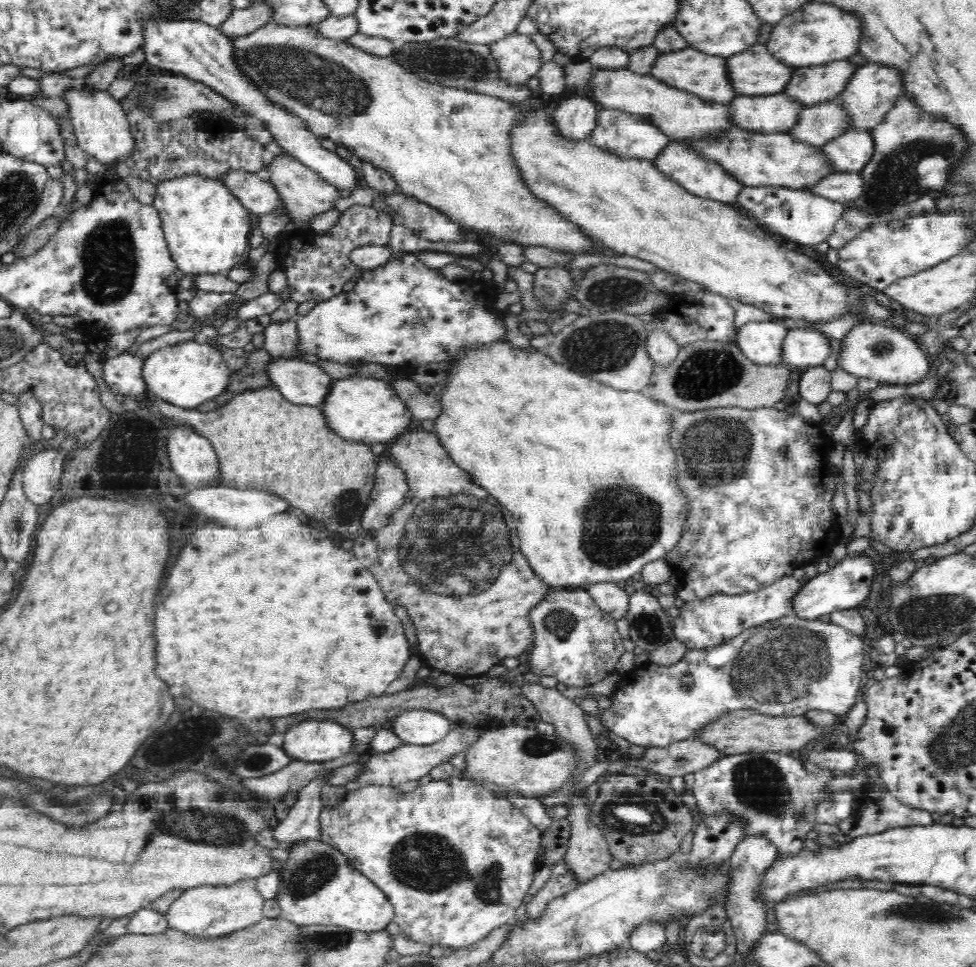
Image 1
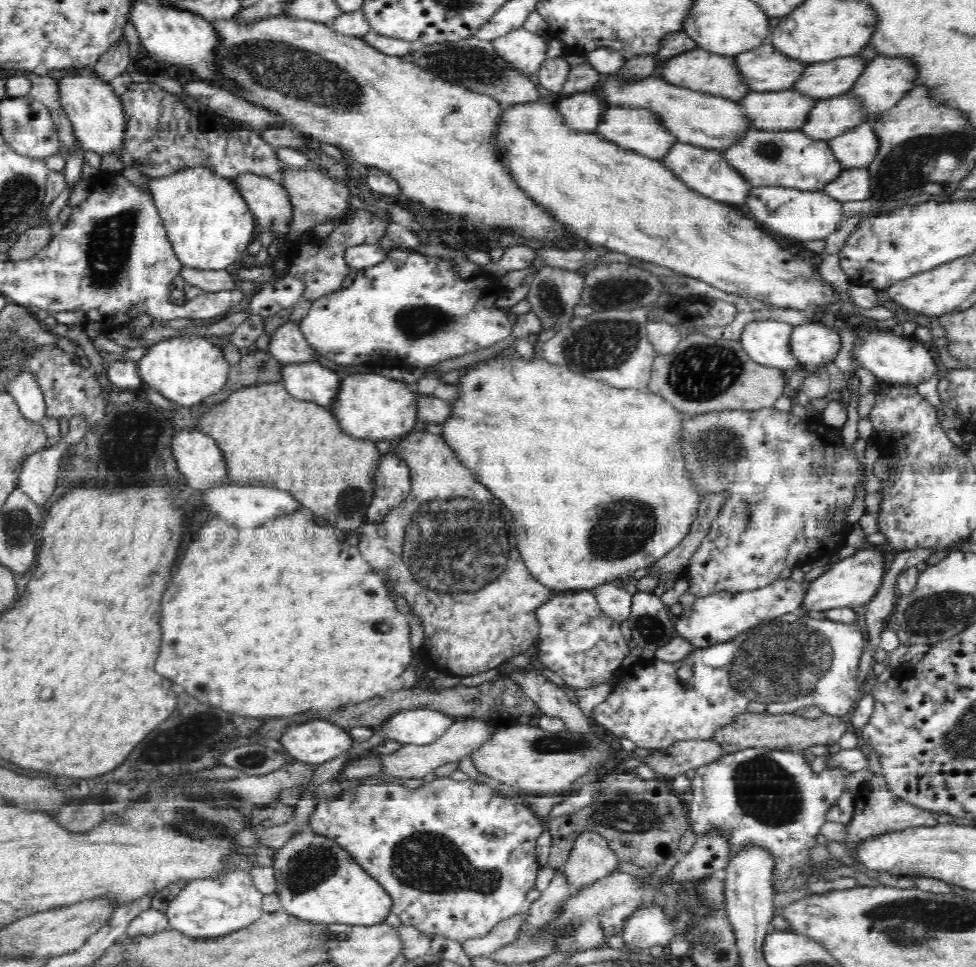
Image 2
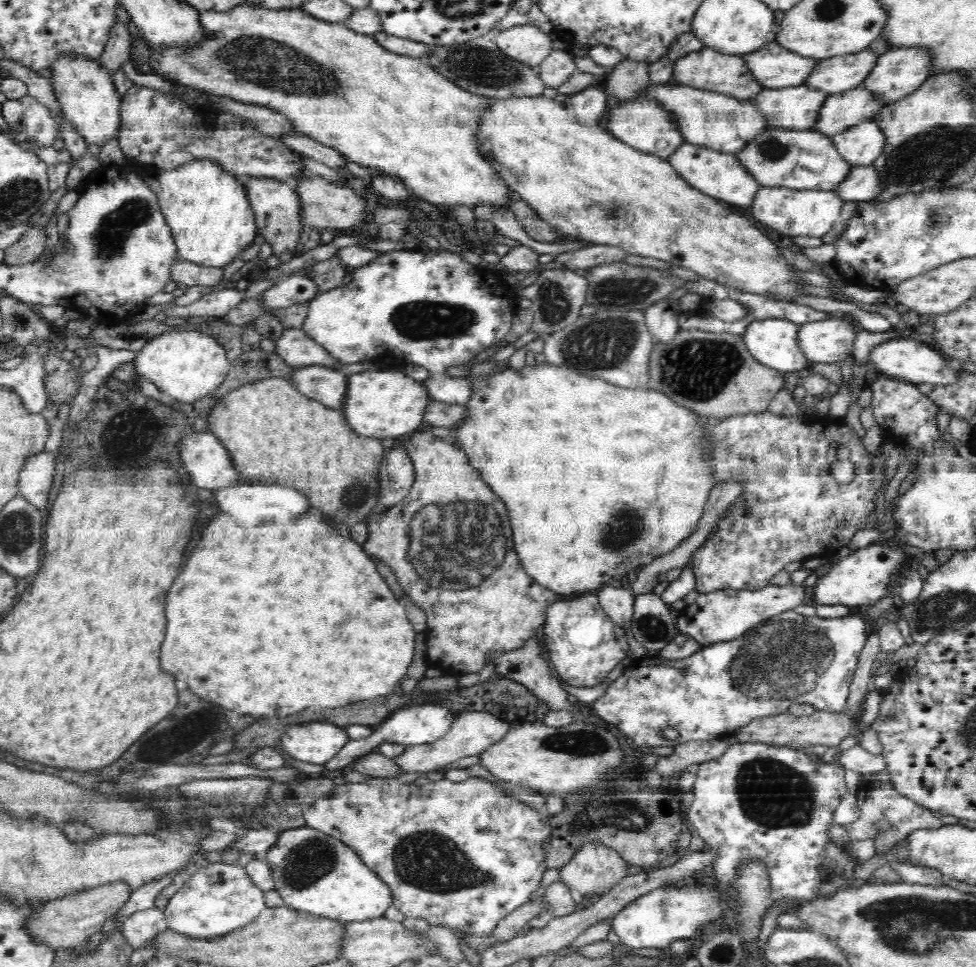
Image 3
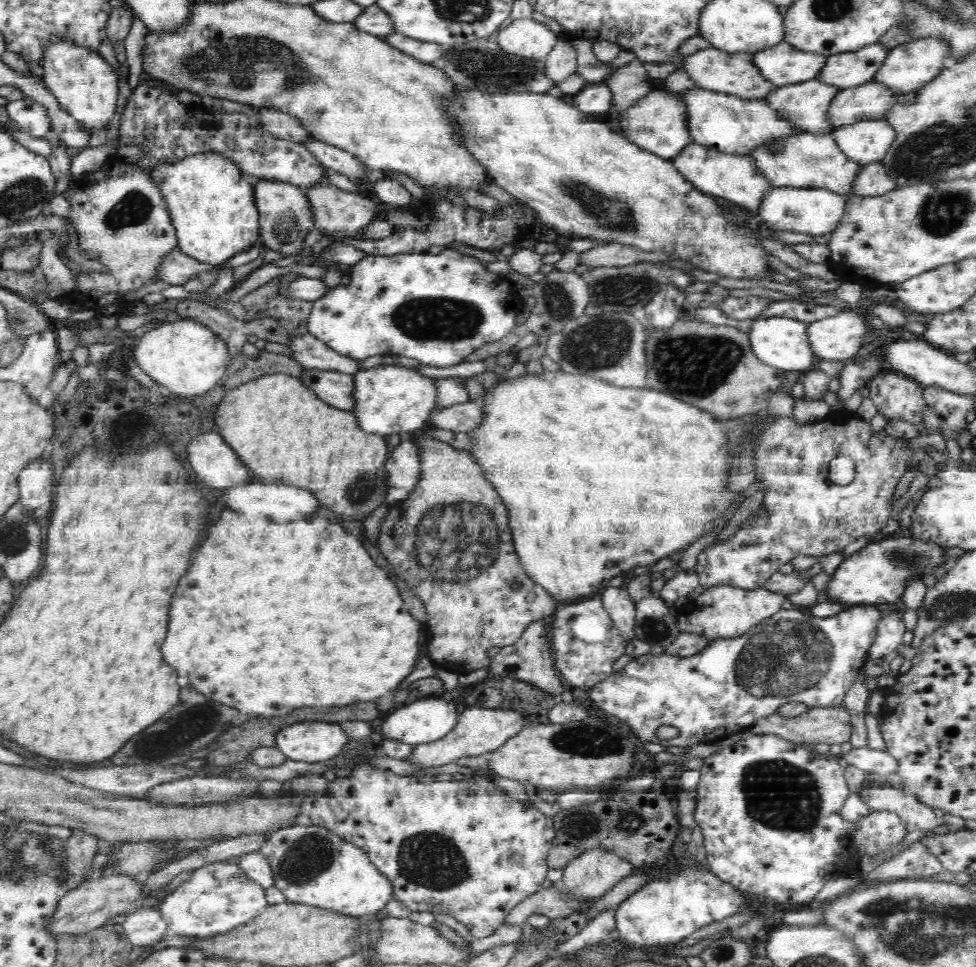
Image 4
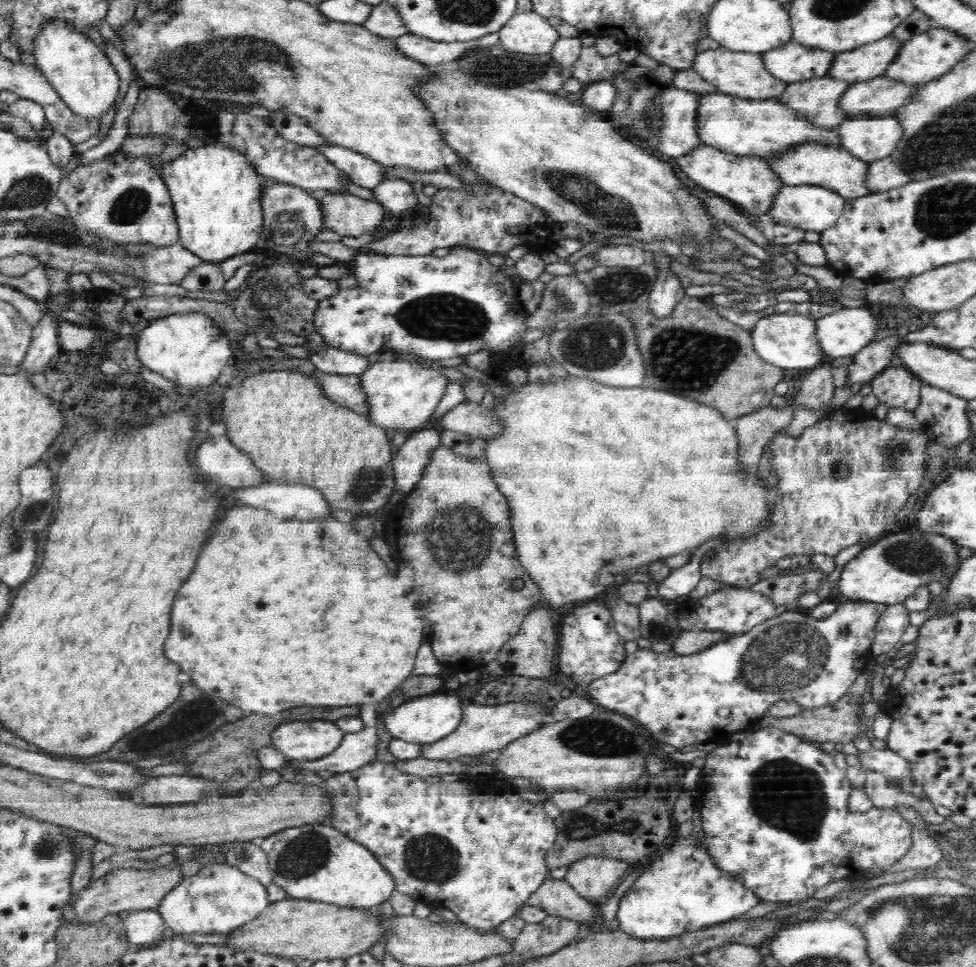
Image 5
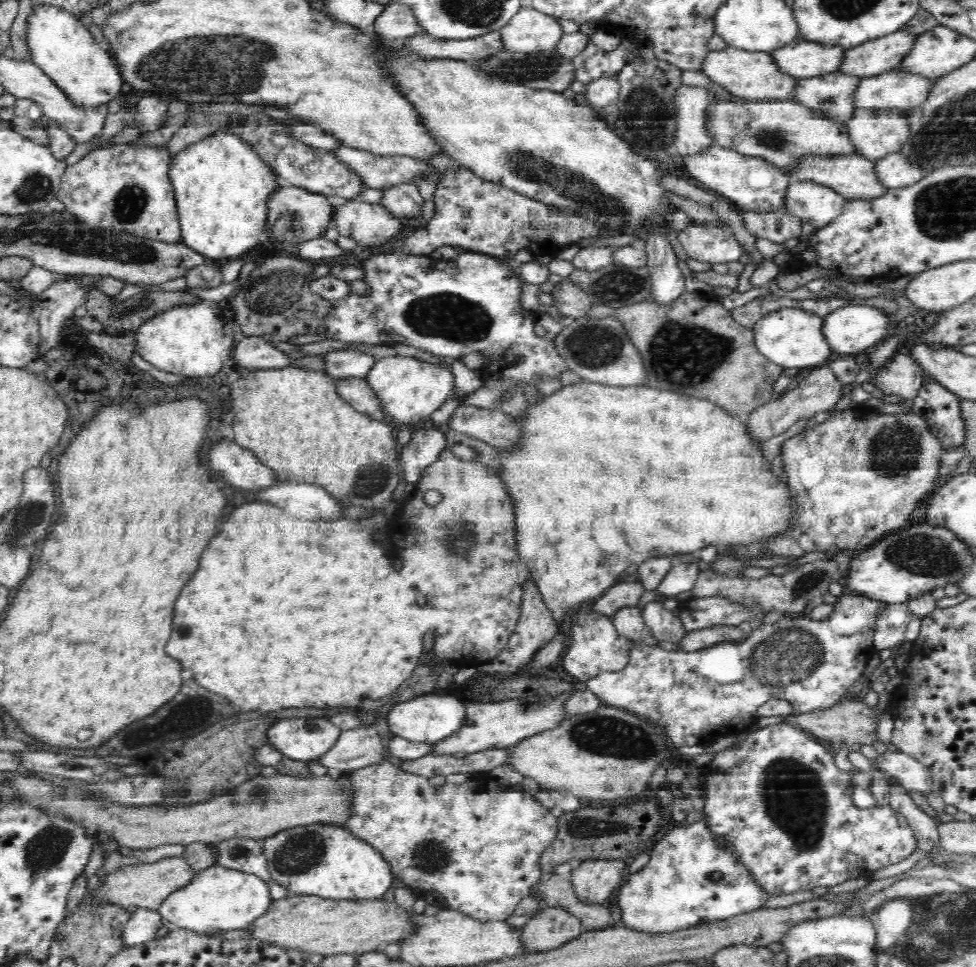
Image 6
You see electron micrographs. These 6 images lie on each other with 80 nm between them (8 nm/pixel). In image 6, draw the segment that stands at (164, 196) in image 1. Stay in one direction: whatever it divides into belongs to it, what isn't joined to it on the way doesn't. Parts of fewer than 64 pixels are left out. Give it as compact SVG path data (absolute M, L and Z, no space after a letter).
M234 127L216 128L216 130L214 130L214 132L210 132L206 138L202 138L202 140L198 140L198 142L192 142L192 144L188 144L186 148L182 148L180 152L176 152L173 156L169 173L175 188L175 194L177 195L179 222L181 225L180 241L184 242L195 251L202 253L209 259L209 261L221 260L228 262L231 258L245 257L248 253L250 253L253 247L260 242L260 234L267 230L270 199L278 189L281 189L282 186L285 185L282 182L281 175L277 173L276 167L274 167L268 159L262 158L260 151L257 150L257 147L254 146L252 142L249 142L248 139L243 139L241 137L241 131L234 129Z

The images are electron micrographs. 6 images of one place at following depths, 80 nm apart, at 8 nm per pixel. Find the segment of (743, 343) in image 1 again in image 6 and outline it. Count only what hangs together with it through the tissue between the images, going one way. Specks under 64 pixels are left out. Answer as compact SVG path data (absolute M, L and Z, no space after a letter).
M786 306L769 312L754 326L755 342L758 350L772 362L792 372L792 368L816 367L827 364L837 355L833 346L825 337L825 317L802 307Z

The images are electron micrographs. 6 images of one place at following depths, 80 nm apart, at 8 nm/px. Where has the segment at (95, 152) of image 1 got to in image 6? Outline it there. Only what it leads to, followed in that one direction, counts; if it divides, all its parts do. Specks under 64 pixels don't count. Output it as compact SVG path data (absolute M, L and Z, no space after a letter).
M54 3L34 4L32 12L26 18L26 42L31 53L30 60L46 72L54 83L58 84L58 87L66 91L66 94L76 98L77 102L106 103L122 94L122 78L118 73L118 68L112 62L112 57L100 47L96 38L82 24L79 16L74 15L74 12Z

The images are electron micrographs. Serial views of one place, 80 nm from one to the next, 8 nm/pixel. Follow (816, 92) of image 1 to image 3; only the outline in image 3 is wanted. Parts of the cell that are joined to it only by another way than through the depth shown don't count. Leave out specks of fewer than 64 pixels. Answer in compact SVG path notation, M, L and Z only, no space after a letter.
M868 46L858 52L822 59L807 84L829 90L830 94L860 87L875 70L880 57L878 52Z

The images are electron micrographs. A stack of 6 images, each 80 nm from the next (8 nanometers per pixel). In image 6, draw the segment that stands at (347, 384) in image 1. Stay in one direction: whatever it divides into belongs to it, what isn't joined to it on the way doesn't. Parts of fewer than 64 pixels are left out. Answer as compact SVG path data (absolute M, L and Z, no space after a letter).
M416 356L383 357L376 361L365 379L384 398L385 406L390 415L394 416L395 422L392 425L398 428L409 427L432 415L452 396L455 388L454 373L448 366L442 366L438 362L425 362Z

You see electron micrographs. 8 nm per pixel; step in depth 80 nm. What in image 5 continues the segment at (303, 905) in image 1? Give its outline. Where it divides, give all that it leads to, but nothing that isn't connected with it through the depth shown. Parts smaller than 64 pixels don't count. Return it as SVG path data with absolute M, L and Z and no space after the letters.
M312 823L286 829L258 841L266 852L274 884L283 888L291 898L318 899L322 902L348 907L374 907L389 899L395 889L394 877L367 846L348 838L328 823Z

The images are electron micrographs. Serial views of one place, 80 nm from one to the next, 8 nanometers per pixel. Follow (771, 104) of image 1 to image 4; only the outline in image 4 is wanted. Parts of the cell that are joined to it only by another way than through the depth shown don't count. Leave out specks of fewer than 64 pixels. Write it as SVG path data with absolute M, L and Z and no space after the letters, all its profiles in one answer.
M811 79L792 85L782 85L781 89L768 96L767 101L788 115L798 126L818 133L831 133L833 126L830 118L833 100L840 94L842 87Z

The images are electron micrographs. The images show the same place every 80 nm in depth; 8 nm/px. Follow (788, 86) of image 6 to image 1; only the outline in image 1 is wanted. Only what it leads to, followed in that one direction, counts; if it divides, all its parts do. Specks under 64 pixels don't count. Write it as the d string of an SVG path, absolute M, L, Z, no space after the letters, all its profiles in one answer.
M695 47L680 52L661 54L652 68L652 77L664 82L668 86L688 90L706 100L731 103L738 95L734 87L734 80L730 77L728 57L706 54Z

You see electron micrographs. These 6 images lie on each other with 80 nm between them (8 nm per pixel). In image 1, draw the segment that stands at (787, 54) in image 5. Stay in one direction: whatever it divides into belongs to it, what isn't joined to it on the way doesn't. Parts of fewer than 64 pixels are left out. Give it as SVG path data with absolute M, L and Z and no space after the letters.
M756 43L728 59L730 77L740 95L782 92L799 69L776 58L767 44Z

